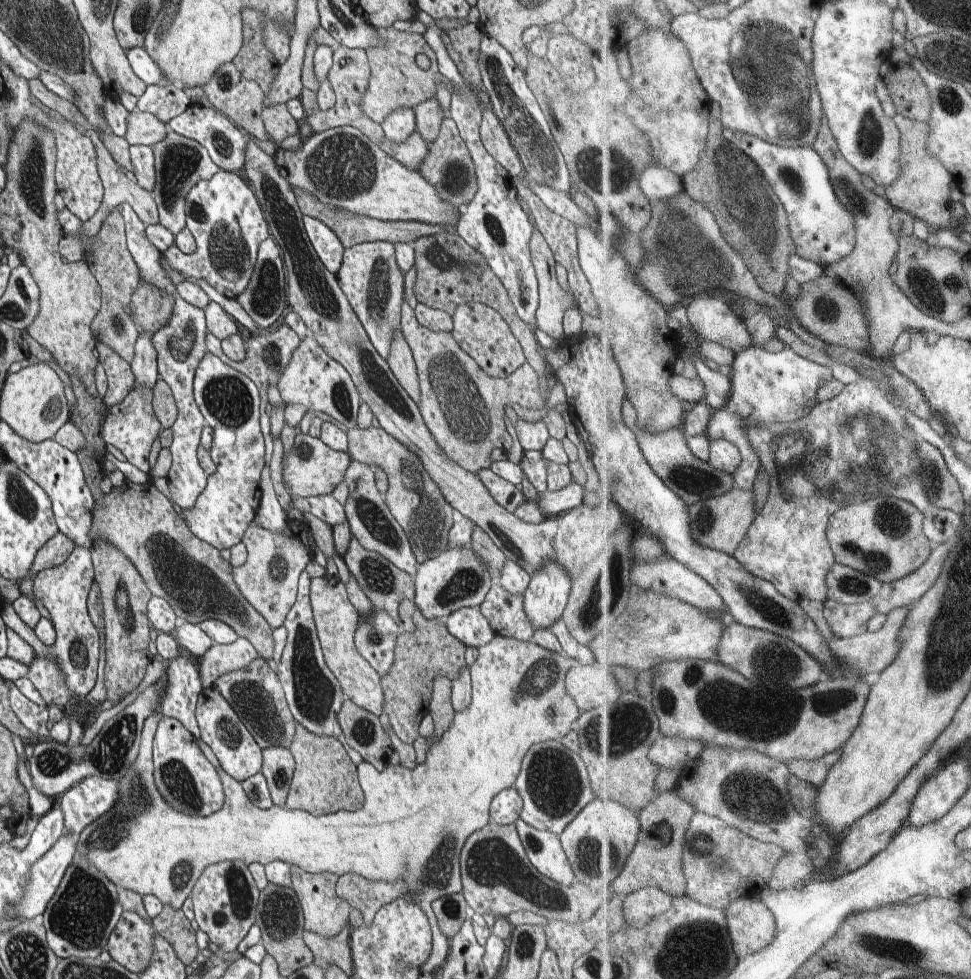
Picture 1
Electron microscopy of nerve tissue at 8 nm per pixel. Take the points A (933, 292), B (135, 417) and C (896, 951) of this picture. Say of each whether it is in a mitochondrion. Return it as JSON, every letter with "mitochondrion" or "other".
{"A":"mitochondrion","B":"other","C":"mitochondrion"}

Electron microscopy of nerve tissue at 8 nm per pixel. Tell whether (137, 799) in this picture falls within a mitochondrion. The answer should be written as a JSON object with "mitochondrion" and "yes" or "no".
{"mitochondrion":"yes"}

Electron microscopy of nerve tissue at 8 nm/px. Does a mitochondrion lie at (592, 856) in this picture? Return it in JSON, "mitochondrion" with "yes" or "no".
{"mitochondrion":"yes"}

